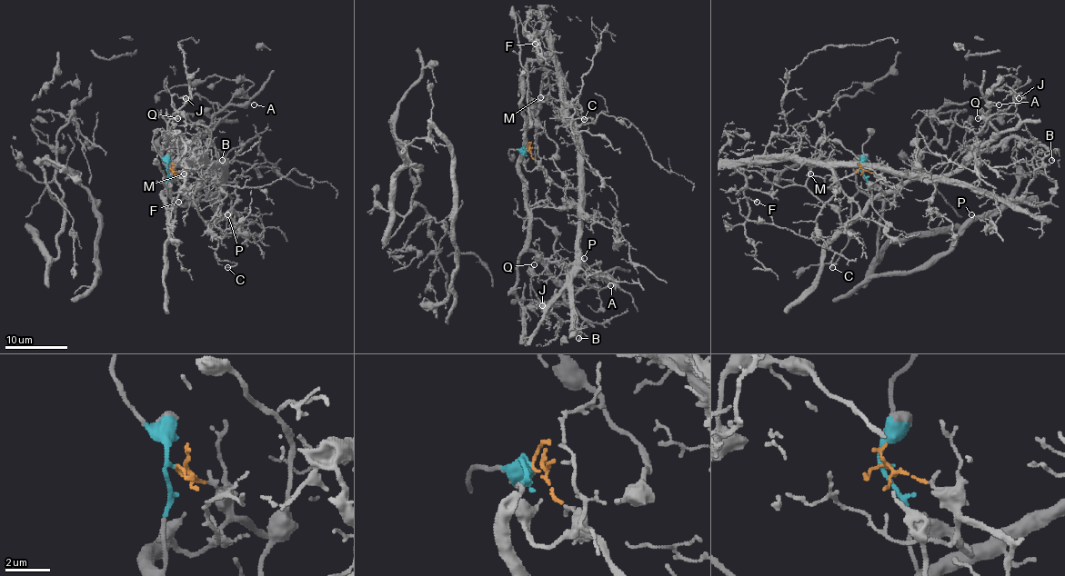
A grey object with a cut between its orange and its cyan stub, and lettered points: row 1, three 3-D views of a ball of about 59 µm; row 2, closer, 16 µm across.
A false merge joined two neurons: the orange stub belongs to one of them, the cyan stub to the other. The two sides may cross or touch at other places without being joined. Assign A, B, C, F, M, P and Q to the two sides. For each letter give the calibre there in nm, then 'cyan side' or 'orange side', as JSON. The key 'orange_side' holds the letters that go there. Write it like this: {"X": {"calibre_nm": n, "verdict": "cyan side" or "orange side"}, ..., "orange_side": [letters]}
{"A": {"calibre_nm": 110, "verdict": "cyan side"}, "B": {"calibre_nm": 160, "verdict": "orange side"}, "C": {"calibre_nm": 130, "verdict": "orange side"}, "F": {"calibre_nm": 170, "verdict": "orange side"}, "M": {"calibre_nm": 100, "verdict": "orange side"}, "P": {"calibre_nm": 120, "verdict": "orange side"}, "Q": {"calibre_nm": 240, "verdict": "cyan side"}, "orange_side": ["B", "C", "F", "M", "P"]}

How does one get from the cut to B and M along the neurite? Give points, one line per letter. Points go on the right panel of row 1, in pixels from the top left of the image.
B: (860, 168), (897, 190), (904, 177), (968, 182), (1001, 197), (1019, 199), (1044, 159), (1051, 154), (1051, 160)
M: (860, 168), (897, 190), (901, 185), (898, 174), (867, 164), (825, 164), (811, 162), (809, 174)

